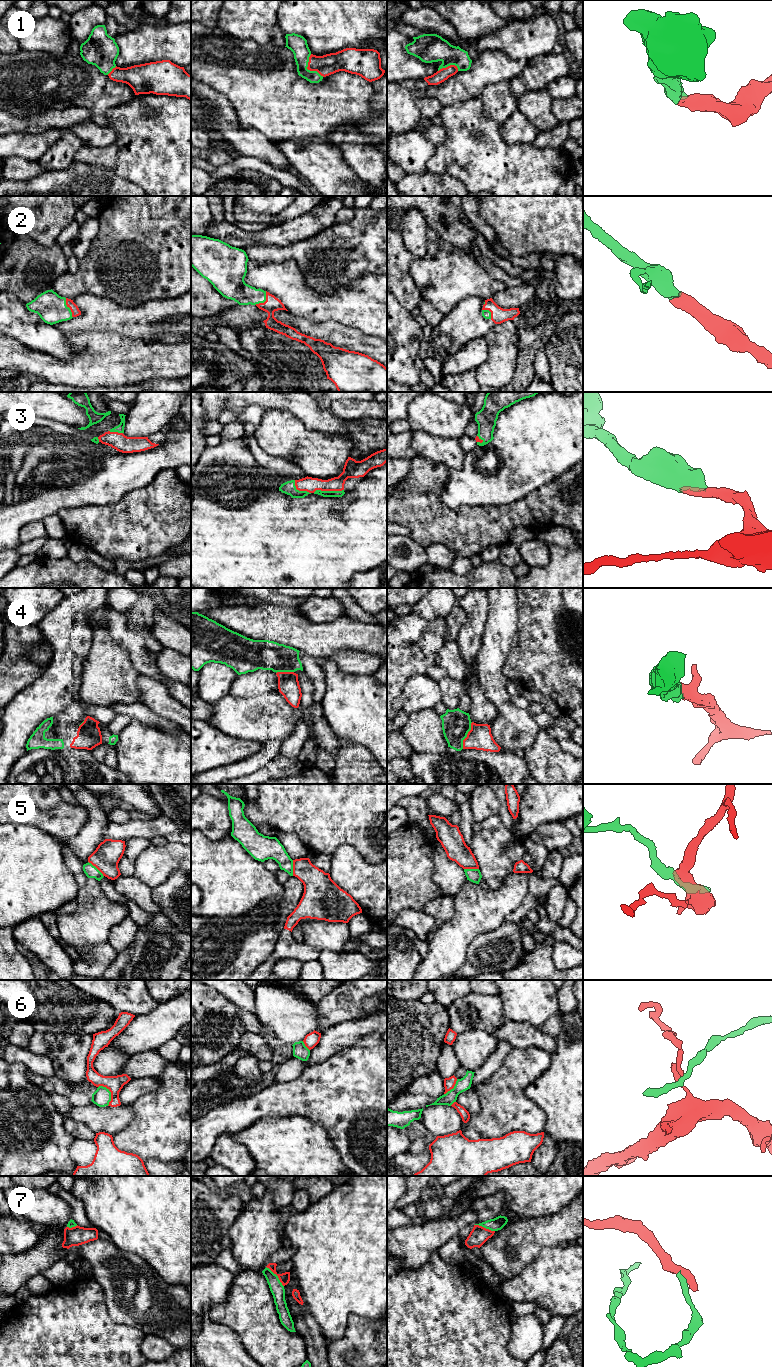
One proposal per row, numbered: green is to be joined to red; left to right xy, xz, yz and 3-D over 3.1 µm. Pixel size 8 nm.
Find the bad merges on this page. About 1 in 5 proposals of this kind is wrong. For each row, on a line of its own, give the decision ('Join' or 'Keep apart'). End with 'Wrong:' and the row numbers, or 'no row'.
1: Join
2: Join
3: Join
4: Join
5: Join
6: Keep apart
7: Keep apart
Wrong: 6, 7

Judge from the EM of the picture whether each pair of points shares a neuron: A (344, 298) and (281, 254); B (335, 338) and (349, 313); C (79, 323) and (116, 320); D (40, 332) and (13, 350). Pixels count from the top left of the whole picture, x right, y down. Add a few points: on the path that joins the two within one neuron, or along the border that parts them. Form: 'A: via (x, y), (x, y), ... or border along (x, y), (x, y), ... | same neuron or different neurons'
A: border along (349, 286), (331, 293), (311, 289) | different neurons
B: border along (319, 322), (334, 320), (356, 328), (364, 334) | different neurons
C: via (88, 321), (107, 320) | same neuron
D: border along (10, 336), (26, 346), (44, 353) | different neurons

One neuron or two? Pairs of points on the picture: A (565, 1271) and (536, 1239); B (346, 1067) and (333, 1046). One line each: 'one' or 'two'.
A: two
B: two

